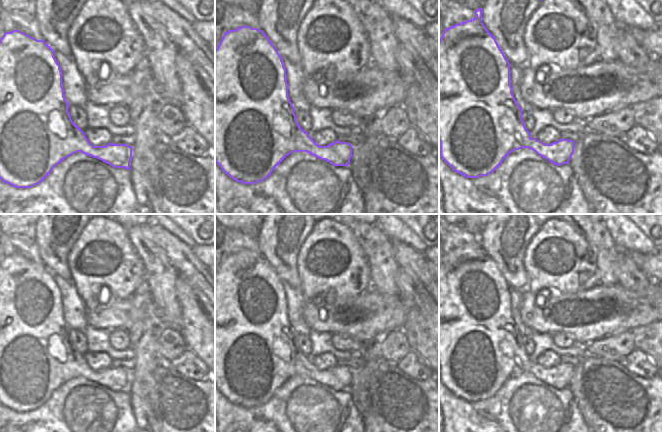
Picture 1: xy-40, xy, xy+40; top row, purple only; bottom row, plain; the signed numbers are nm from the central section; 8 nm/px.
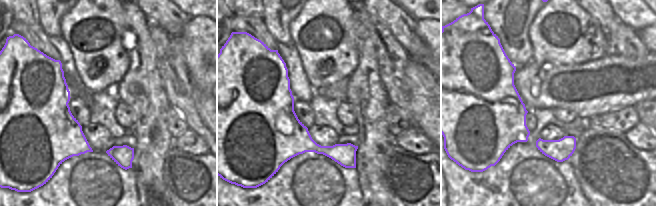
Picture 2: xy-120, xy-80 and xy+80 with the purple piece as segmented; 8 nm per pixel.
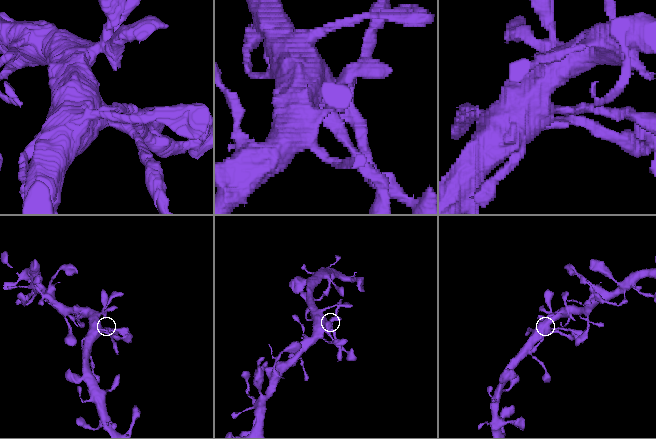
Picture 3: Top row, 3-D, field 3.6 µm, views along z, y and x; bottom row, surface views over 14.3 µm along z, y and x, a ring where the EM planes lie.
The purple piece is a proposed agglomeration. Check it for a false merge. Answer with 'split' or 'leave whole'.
leave whole

